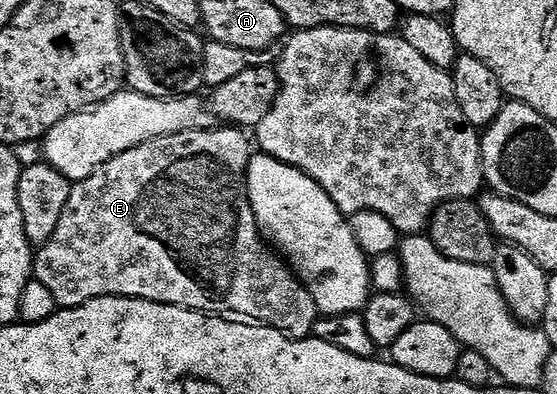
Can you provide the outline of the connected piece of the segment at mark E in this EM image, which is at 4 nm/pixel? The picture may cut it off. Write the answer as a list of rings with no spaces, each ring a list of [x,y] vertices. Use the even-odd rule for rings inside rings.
[[[237,127],[192,129],[186,133],[176,133],[170,137],[148,141],[139,147],[131,147],[123,151],[123,155],[115,155],[115,159],[107,159],[107,163],[103,163],[94,173],[87,175],[87,179],[73,185],[71,199],[67,199],[67,207],[63,207],[63,216],[59,219],[59,227],[55,227],[55,235],[51,235],[48,243],[36,250],[33,258],[35,280],[43,283],[43,287],[48,287],[51,295],[55,295],[58,306],[66,309],[74,309],[76,305],[82,305],[96,297],[138,297],[144,301],[193,309],[197,313],[232,315],[249,323],[268,325],[269,328],[282,333],[284,337],[290,337],[292,341],[303,341],[313,336],[313,328],[319,320],[315,299],[311,299],[300,277],[270,248],[262,237],[260,229],[257,228],[257,220],[245,186],[245,173],[249,169],[251,156],[251,141],[241,133],[244,132]]]

